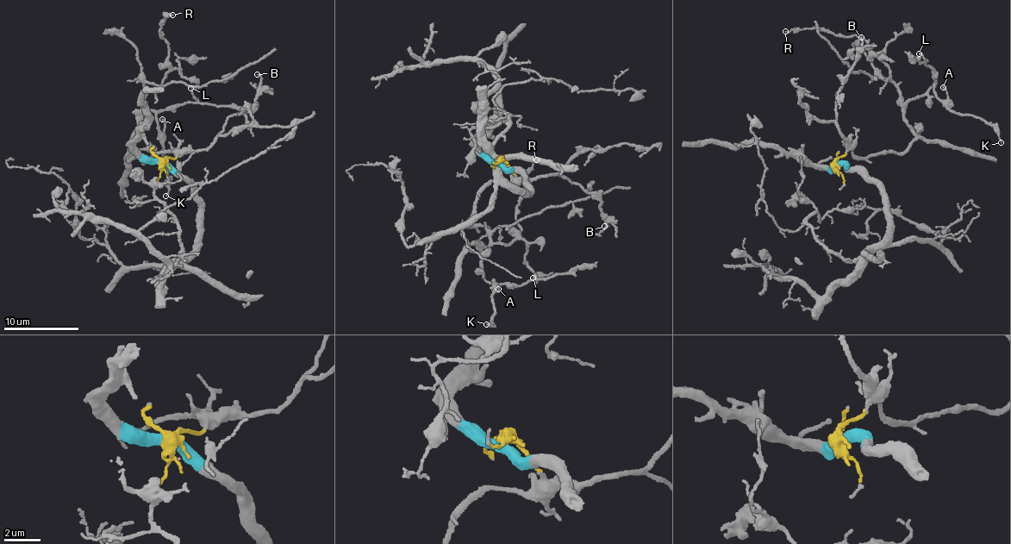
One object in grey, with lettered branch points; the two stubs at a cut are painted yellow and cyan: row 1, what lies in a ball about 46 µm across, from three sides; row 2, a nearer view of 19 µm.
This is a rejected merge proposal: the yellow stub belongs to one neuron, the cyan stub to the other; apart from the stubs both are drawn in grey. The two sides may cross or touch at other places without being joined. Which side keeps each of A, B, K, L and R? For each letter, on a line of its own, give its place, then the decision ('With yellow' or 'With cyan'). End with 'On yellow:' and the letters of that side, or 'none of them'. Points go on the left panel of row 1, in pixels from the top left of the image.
A: Place: (162, 119). With yellow
B: Place: (257, 74). With yellow
K: Place: (165, 196). With yellow
L: Place: (190, 88). With yellow
R: Place: (172, 15). With yellow
On yellow: A, B, K, L, R

